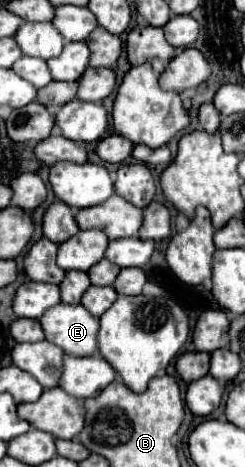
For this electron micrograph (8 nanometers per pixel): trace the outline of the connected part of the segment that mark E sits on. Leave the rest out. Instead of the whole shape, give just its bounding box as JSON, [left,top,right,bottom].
[40,303,98,357]

